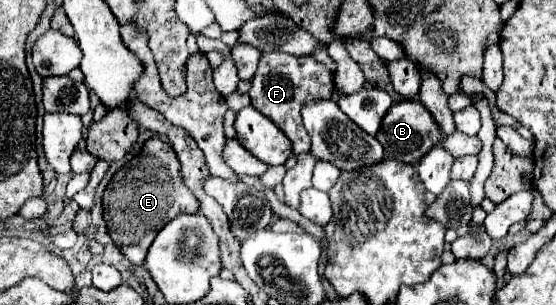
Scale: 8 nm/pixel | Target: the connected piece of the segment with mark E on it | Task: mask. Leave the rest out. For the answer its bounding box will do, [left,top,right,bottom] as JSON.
[102,136,200,264]

